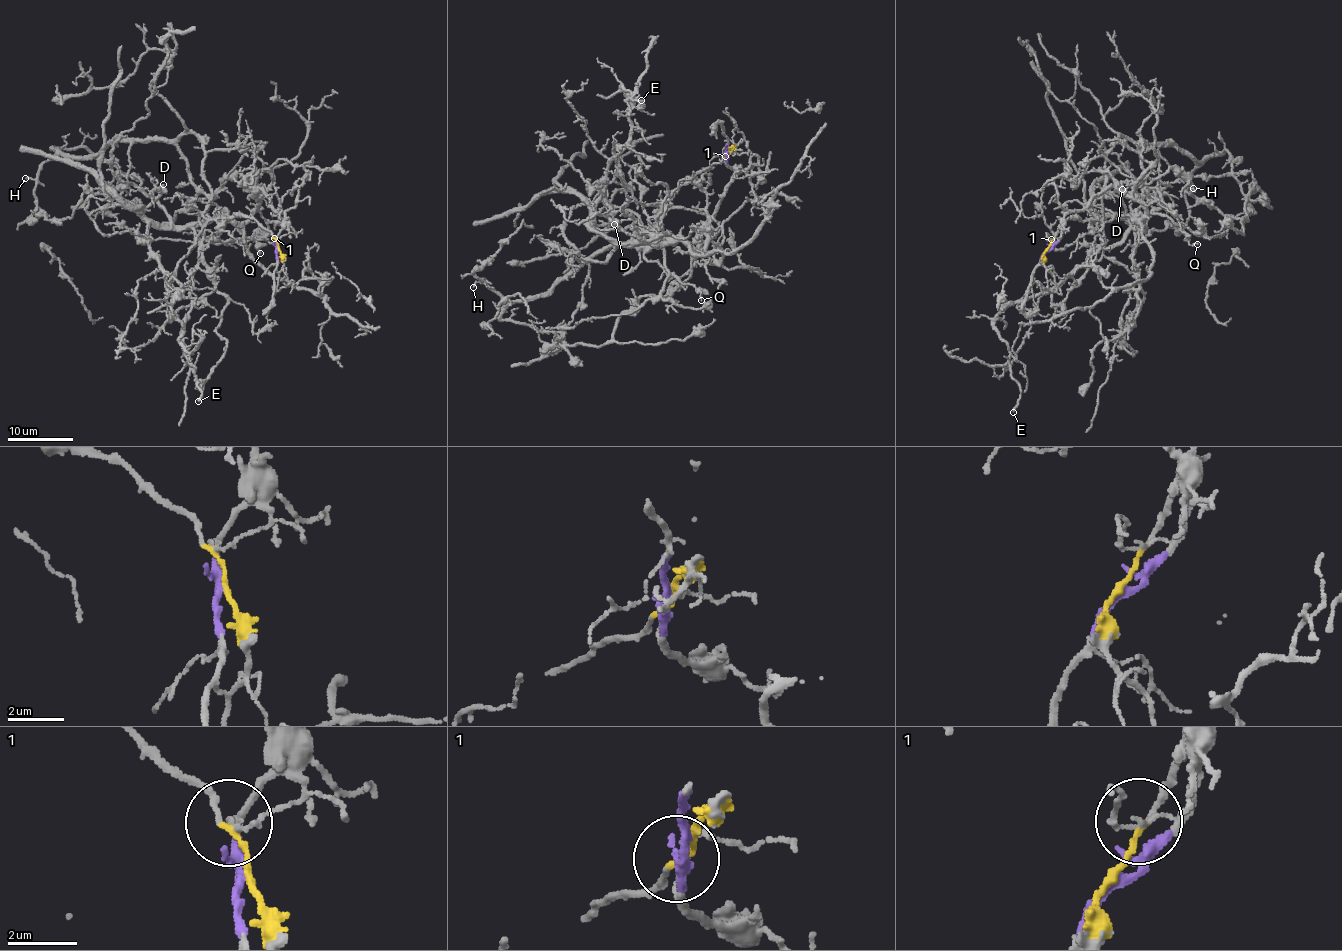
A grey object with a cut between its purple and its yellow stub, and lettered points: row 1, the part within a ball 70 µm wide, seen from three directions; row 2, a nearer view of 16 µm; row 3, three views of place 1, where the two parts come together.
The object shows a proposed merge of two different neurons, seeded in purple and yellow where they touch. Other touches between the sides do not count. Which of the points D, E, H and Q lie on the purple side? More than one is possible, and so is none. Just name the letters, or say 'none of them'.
D, E

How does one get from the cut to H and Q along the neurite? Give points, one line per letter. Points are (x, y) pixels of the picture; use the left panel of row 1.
H: (278, 248), (253, 218), (203, 215), (212, 189), (193, 133), (55, 155), (25, 178)
Q: (278, 248), (253, 218), (203, 215), (212, 189), (204, 144), (184, 134), (176, 143), (196, 196), (261, 253)

